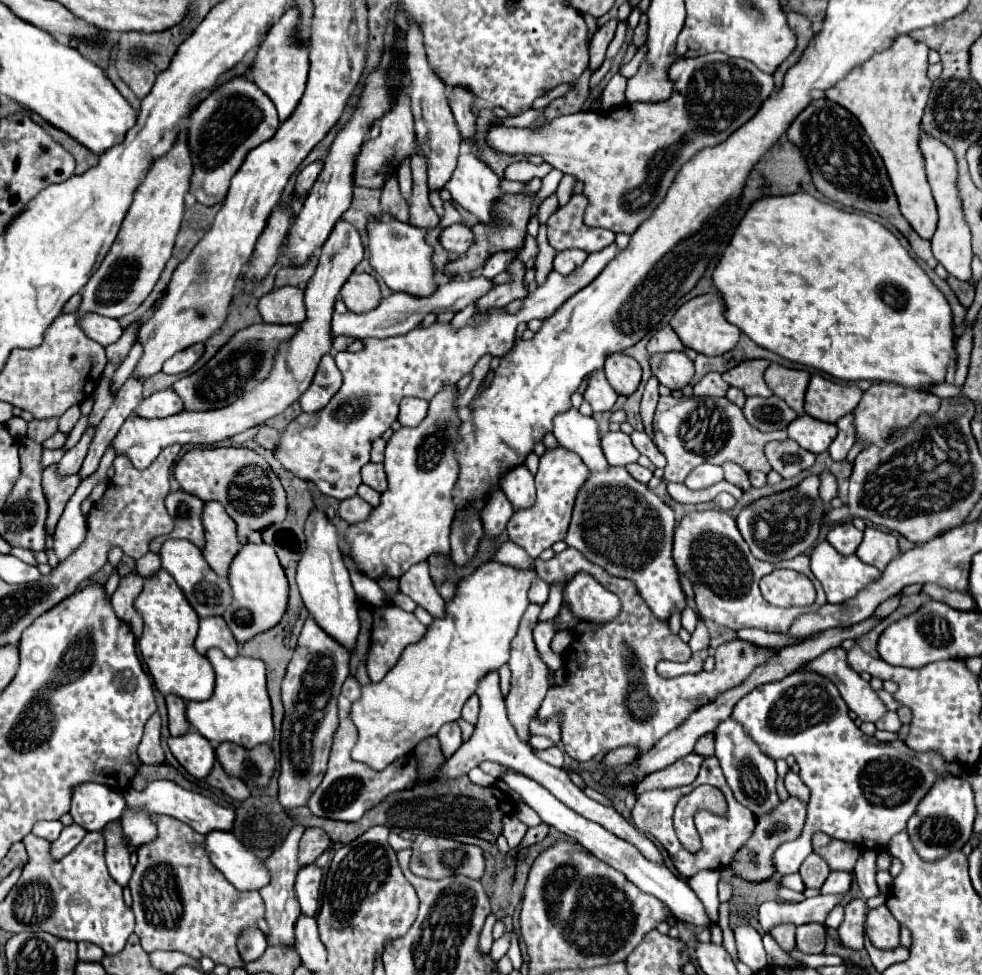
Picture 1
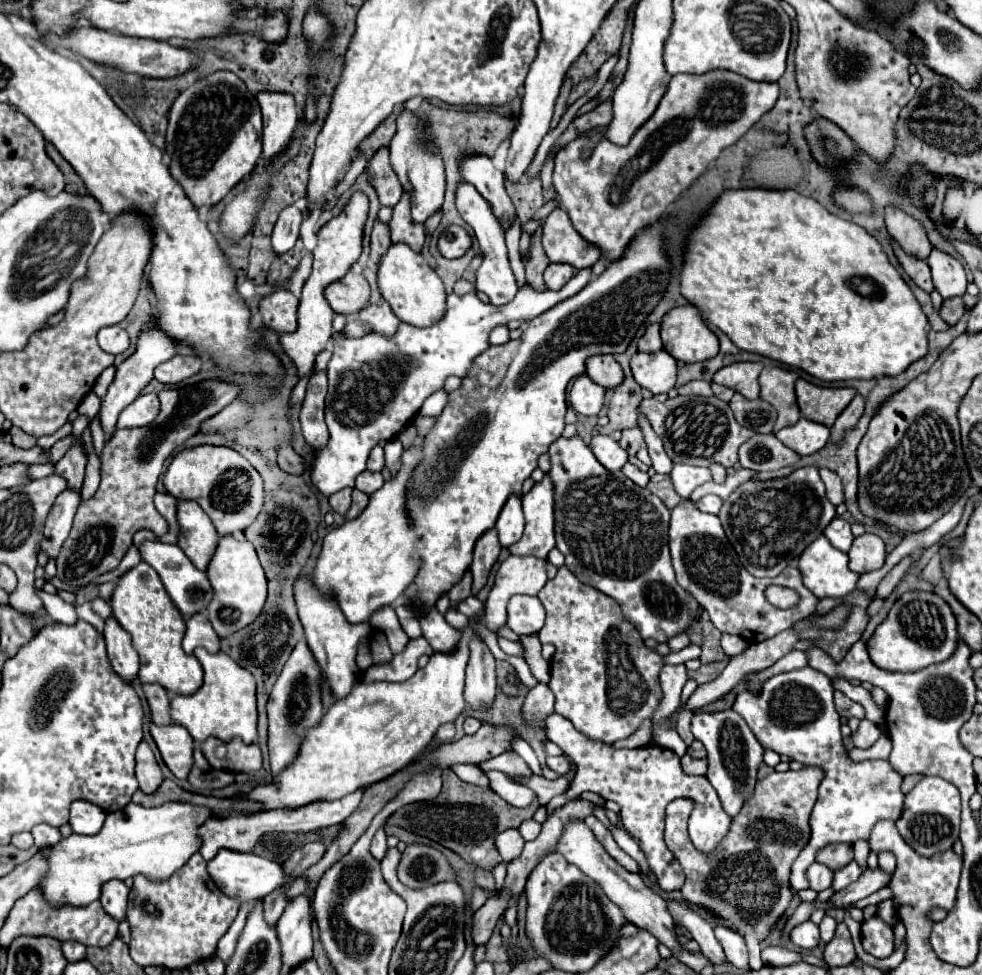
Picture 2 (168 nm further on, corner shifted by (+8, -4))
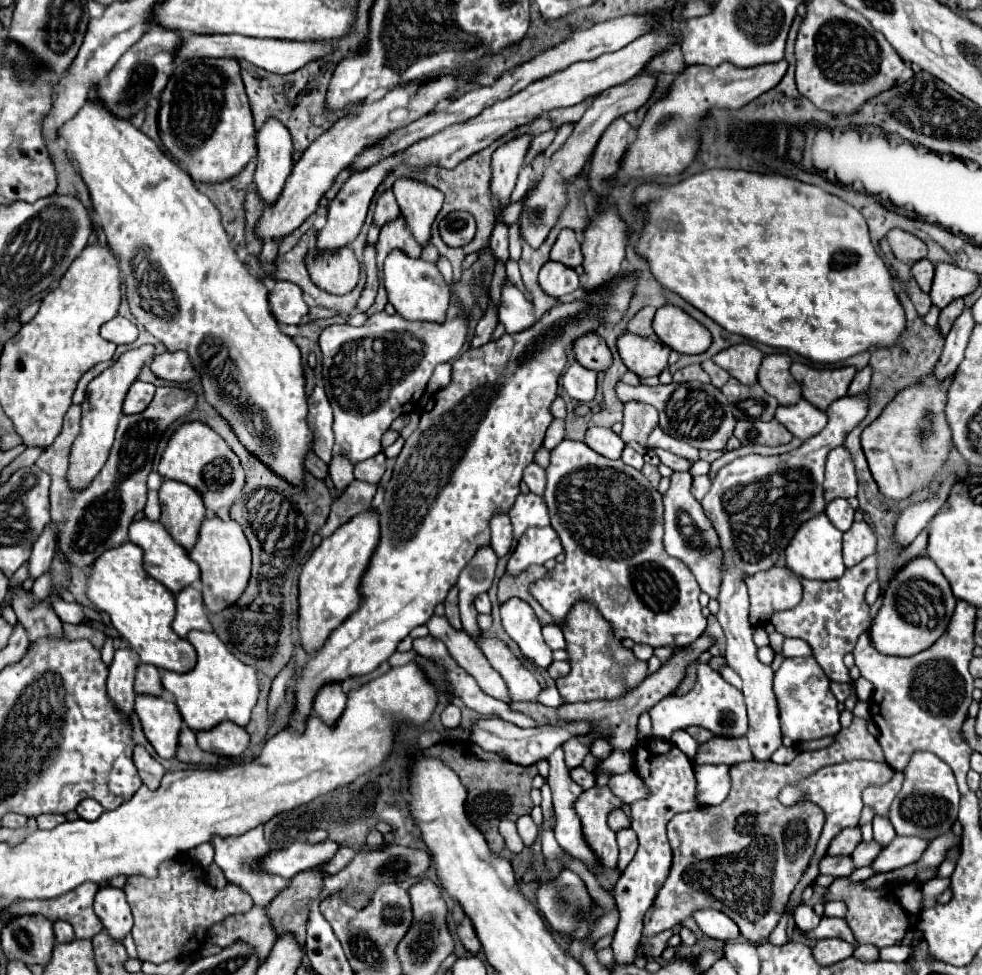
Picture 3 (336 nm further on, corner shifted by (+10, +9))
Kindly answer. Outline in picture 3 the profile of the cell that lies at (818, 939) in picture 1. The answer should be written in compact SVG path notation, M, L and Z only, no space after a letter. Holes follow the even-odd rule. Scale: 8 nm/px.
M805 903L797 905L797 909L795 909L795 923L797 923L799 929L811 931L811 929L815 929L819 925L819 921L821 921L821 917L809 905L805 905Z

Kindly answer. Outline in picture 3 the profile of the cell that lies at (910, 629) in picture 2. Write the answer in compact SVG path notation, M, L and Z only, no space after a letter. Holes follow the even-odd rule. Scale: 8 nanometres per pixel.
M915 557L909 561L889 583L883 607L879 609L869 635L877 651L885 655L901 655L911 657L929 649L947 629L949 619L953 615L957 599L949 589L949 581L945 575L929 561L929 557Z

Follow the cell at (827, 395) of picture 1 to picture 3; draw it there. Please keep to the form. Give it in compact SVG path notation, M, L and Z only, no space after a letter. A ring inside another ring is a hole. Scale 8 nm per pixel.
M803 363L791 365L791 375L799 381L803 389L803 399L813 403L821 411L825 411L835 399L847 395L849 383L855 377L855 373L855 367L813 369Z

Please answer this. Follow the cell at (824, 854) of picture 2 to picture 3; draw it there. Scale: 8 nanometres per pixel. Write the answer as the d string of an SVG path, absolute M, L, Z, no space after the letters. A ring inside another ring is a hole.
M851 827L851 829L843 829L829 845L827 853L829 855L851 855L853 849L861 843L861 829L859 827Z

